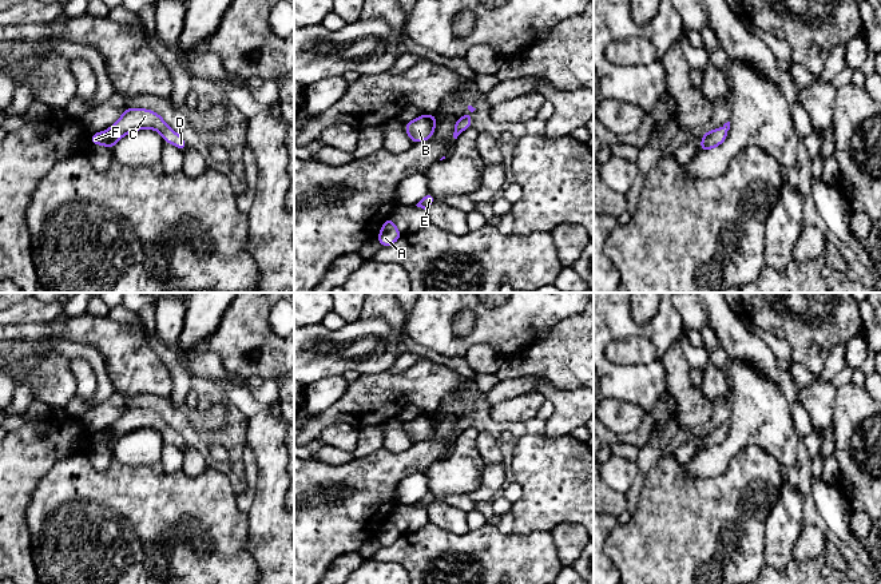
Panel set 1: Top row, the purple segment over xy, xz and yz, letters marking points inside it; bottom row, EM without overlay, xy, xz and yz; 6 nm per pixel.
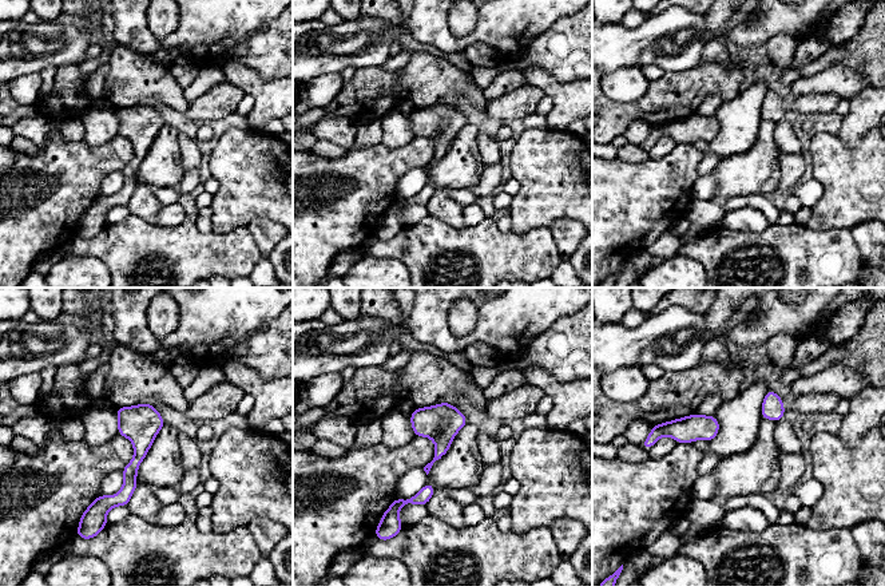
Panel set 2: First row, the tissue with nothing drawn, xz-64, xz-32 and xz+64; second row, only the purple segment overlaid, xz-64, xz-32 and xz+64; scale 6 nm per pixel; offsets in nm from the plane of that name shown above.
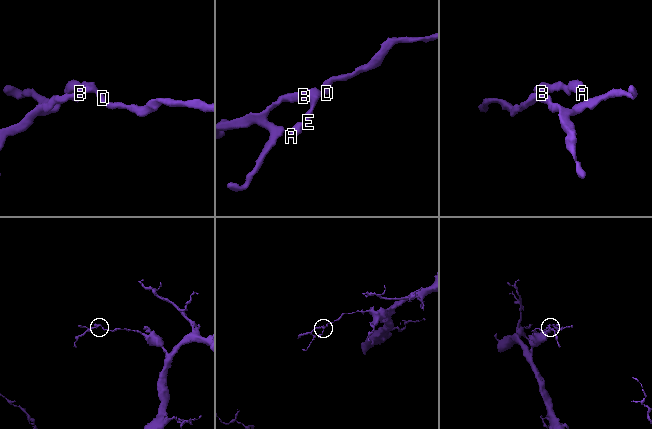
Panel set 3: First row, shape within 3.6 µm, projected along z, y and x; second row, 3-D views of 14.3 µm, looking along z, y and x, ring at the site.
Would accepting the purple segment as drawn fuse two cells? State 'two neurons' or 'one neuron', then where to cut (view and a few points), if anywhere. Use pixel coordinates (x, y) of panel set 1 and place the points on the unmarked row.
one neuron; cut none

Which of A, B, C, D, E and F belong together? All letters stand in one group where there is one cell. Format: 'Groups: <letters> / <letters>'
Groups: A B C D E F

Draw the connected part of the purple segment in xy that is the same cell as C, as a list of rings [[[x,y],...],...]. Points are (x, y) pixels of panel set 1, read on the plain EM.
[[[126,408],[123,414],[107,430],[91,433],[91,444],[103,444],[114,449],[115,442],[124,434],[142,429],[151,428],[162,433],[164,442],[171,442],[182,452],[186,449],[186,440],[172,430],[162,416],[146,408]]]

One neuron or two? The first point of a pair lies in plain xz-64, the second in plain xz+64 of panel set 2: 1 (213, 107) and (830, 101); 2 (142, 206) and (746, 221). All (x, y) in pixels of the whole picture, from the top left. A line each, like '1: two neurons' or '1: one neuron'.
1: one neuron
2: one neuron

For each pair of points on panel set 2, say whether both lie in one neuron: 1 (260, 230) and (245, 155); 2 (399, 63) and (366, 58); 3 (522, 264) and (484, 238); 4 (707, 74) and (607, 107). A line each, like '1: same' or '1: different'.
1: different
2: different
3: same
4: same

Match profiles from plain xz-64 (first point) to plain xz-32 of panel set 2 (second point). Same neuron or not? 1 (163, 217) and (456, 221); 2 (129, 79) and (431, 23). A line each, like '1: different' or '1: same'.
1: different
2: different

